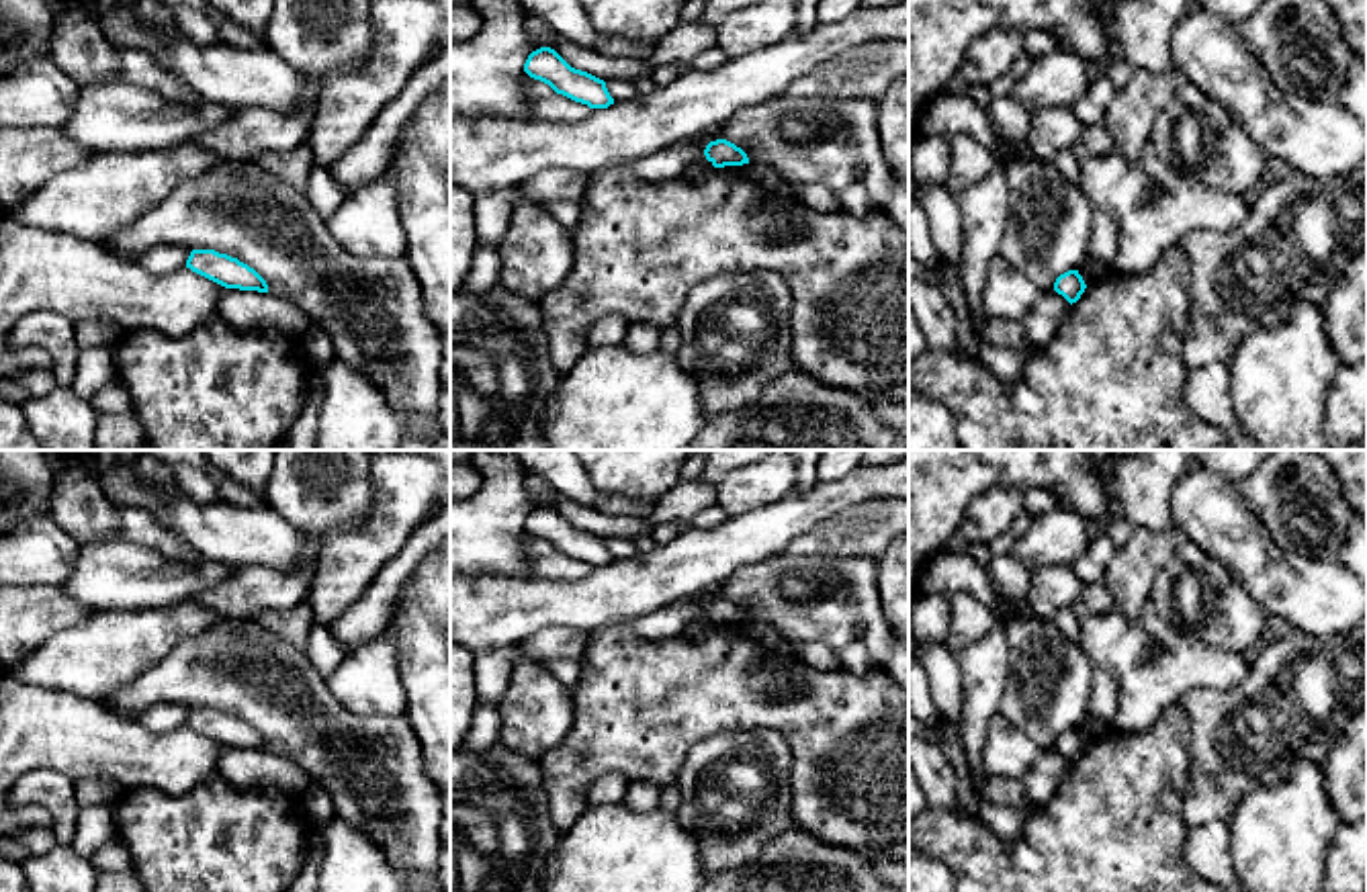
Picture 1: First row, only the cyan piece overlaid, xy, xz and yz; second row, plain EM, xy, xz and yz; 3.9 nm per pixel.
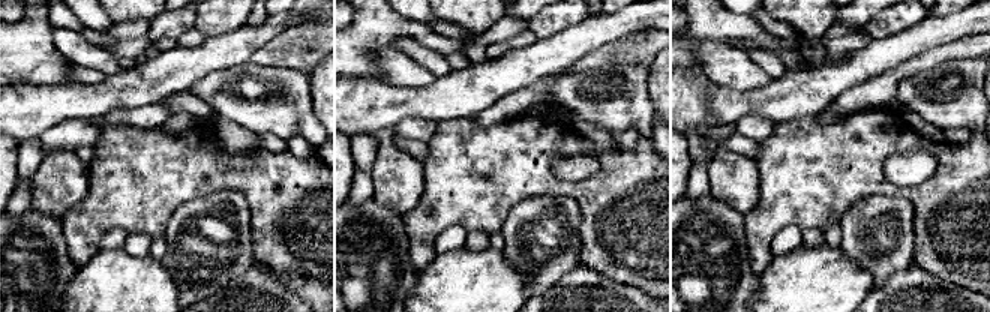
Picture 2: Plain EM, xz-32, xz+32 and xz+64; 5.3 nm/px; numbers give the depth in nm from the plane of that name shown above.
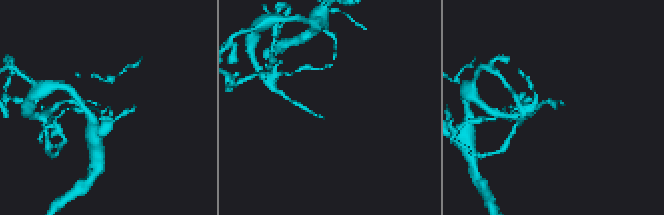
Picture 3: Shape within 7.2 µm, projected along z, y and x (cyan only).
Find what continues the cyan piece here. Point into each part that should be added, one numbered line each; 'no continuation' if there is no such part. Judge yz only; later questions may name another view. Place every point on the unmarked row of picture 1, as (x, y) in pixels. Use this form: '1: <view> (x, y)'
no continuation

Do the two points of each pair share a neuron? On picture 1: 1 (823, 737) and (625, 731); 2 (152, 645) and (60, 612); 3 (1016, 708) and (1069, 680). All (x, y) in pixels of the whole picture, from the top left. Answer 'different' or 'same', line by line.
1: same
2: different
3: same

